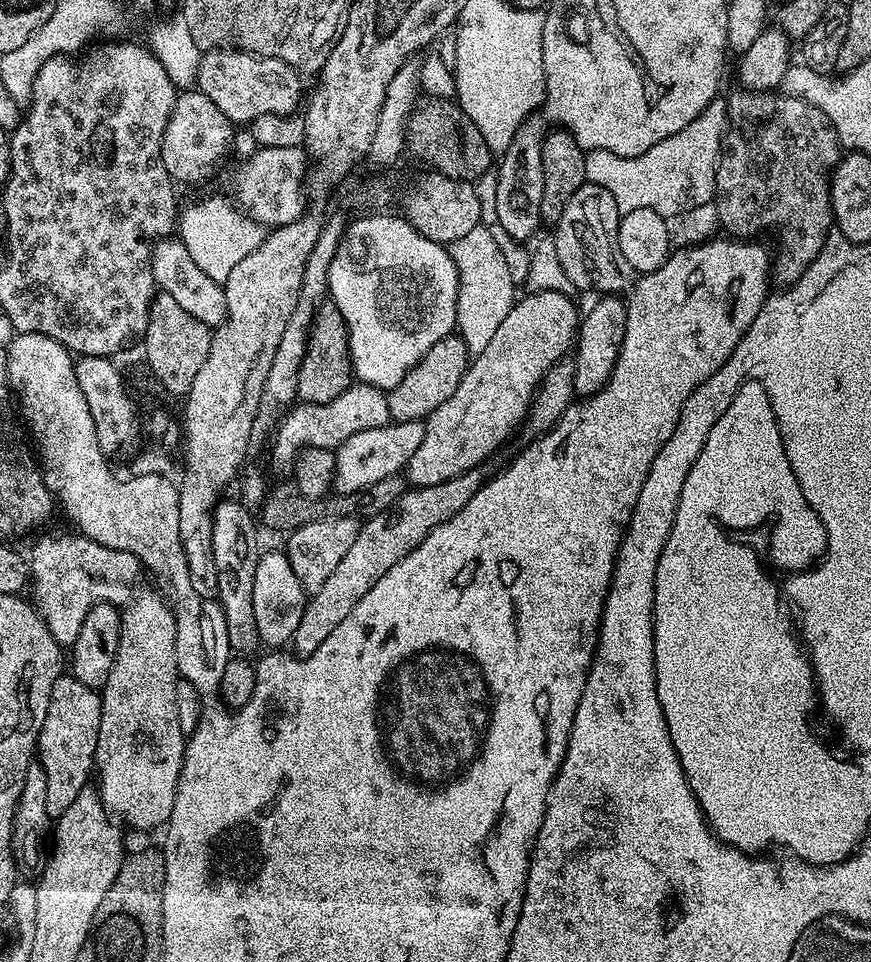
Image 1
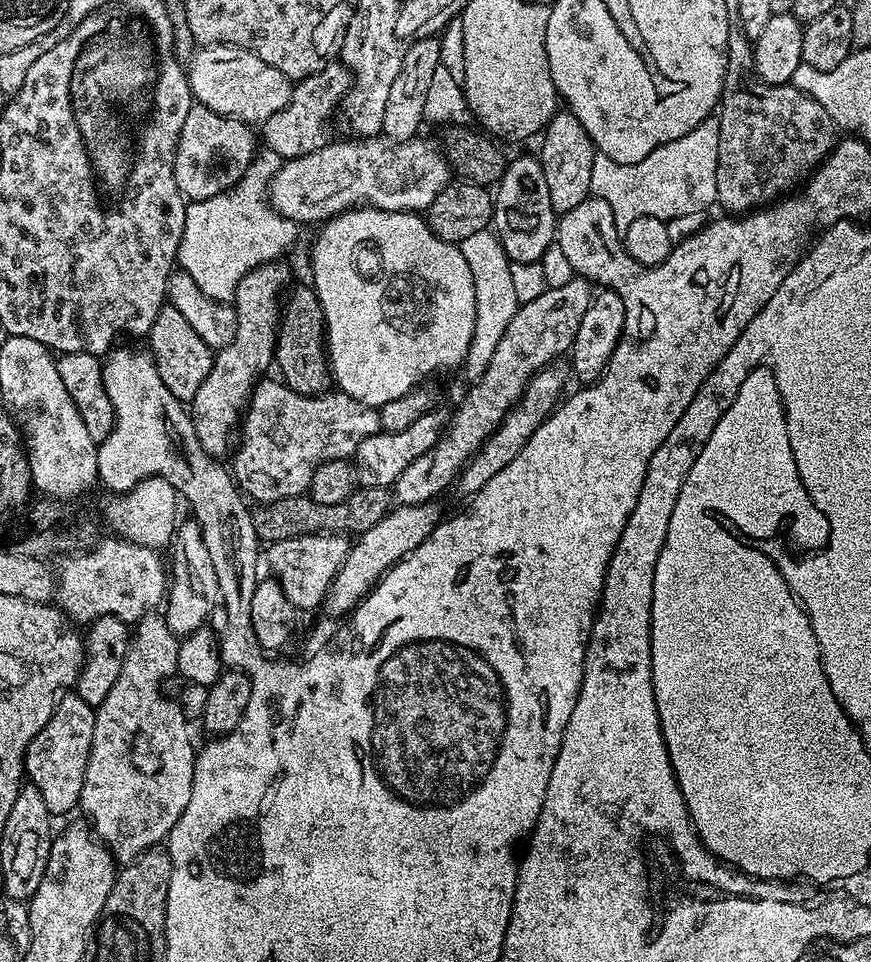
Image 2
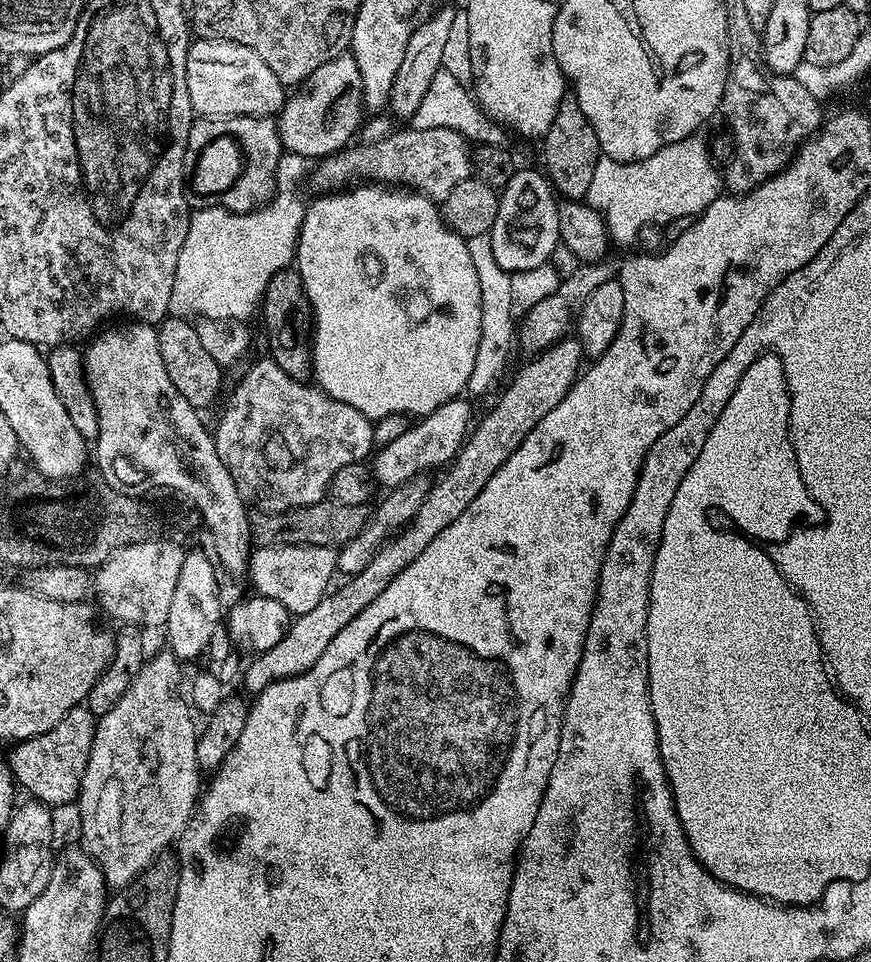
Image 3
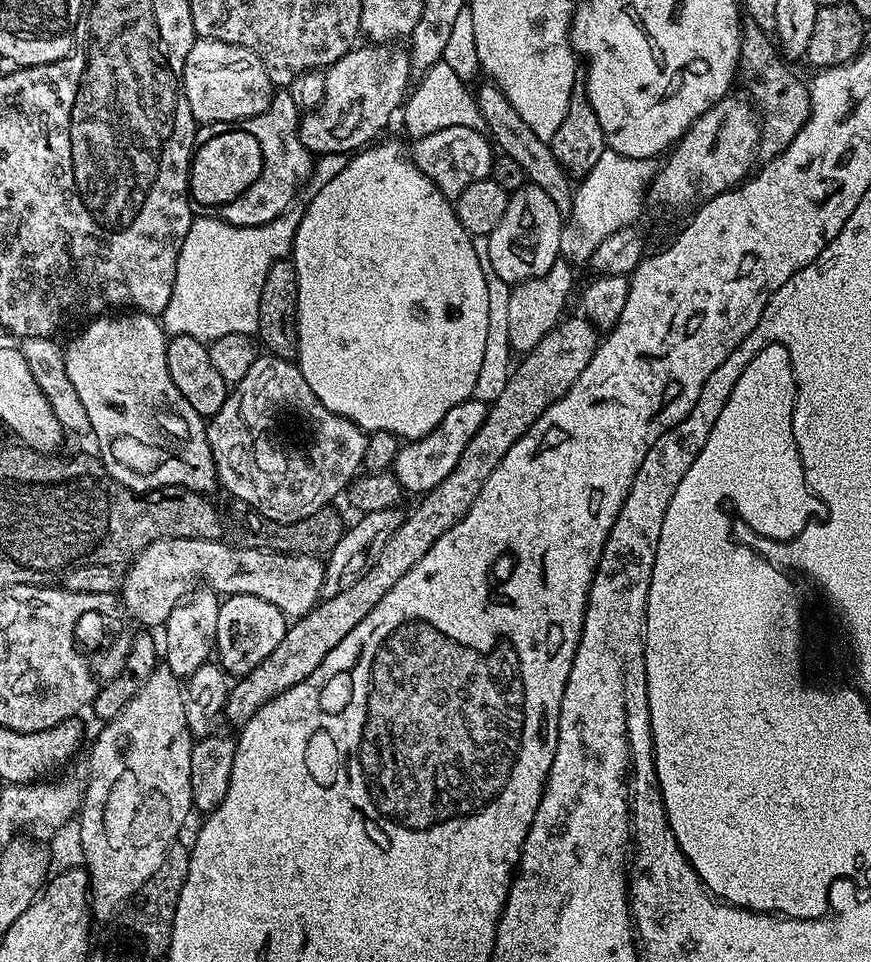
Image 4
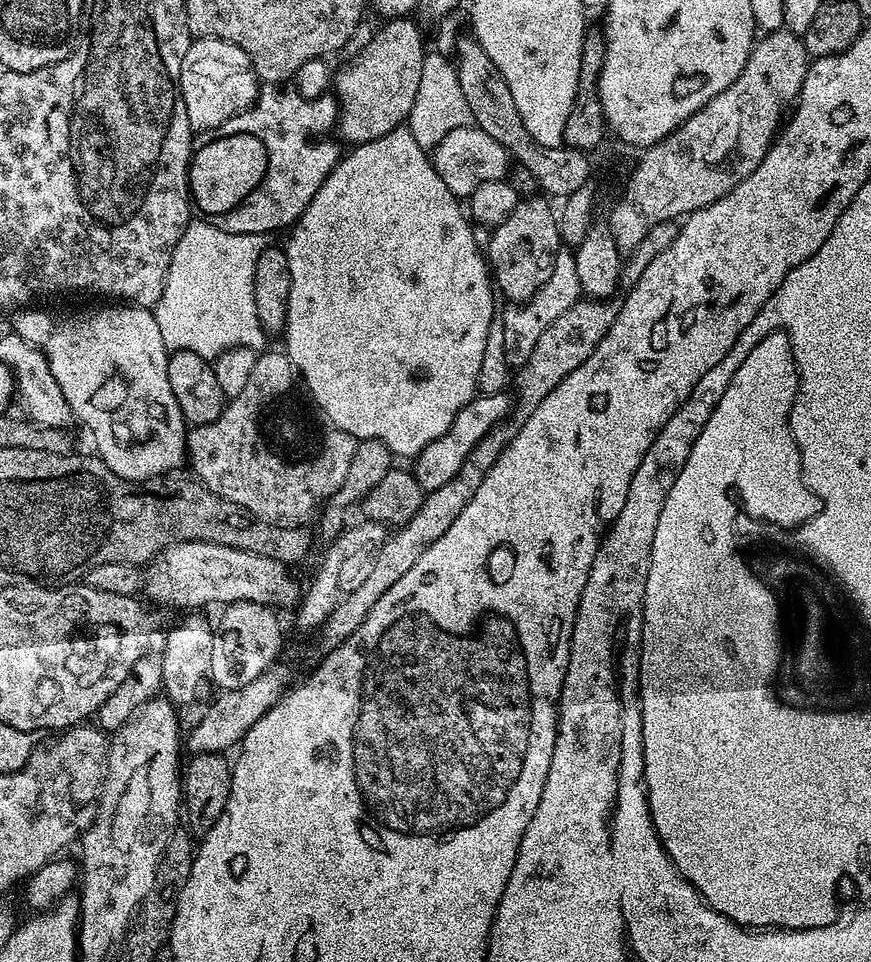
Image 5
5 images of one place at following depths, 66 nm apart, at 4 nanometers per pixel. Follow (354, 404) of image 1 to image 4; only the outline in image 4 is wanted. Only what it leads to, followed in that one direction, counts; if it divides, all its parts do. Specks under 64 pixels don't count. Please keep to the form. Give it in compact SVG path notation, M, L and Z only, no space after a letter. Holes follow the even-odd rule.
M271 354L257 355L246 378L229 391L222 410L207 421L206 427L219 487L249 504L260 515L257 517L279 524L310 518L320 508L329 507L332 499L357 478L368 441L364 429L322 406L302 378L299 363ZM280 400L288 400L289 410L308 431L308 445L290 449L288 456L276 445L280 440L276 433Z

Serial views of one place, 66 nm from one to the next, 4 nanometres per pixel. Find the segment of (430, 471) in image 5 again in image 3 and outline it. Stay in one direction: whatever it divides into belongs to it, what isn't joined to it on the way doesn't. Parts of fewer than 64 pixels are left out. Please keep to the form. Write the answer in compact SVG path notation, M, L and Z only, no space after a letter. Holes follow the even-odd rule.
M457 398L446 402L428 416L417 419L405 432L398 434L394 442L383 445L375 453L370 464L375 483L381 489L384 487L384 490L391 490L402 486L408 480L423 477L424 471L434 467L435 464L440 464L439 466L451 464L452 459L460 453L460 448L467 440L474 424L471 403L473 401L468 398Z

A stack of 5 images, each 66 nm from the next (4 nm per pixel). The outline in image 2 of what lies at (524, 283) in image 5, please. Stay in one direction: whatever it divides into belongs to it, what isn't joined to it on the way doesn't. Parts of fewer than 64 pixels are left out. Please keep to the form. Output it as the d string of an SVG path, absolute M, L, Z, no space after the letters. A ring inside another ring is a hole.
M528 156L509 159L499 184L494 188L494 231L512 264L539 262L556 239L557 213L550 210L548 192L539 179L532 180L532 172L534 176L533 157L532 160Z

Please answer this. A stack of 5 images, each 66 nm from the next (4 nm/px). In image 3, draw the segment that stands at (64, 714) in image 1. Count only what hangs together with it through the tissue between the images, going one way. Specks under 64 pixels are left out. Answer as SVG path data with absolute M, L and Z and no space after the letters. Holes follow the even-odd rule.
M86 706L71 708L46 734L38 734L29 740L19 741L7 753L8 769L12 771L13 781L28 791L31 799L41 804L57 806L68 804L77 799L82 786L82 778L86 774L86 766L90 762L90 750L94 746L97 717Z

